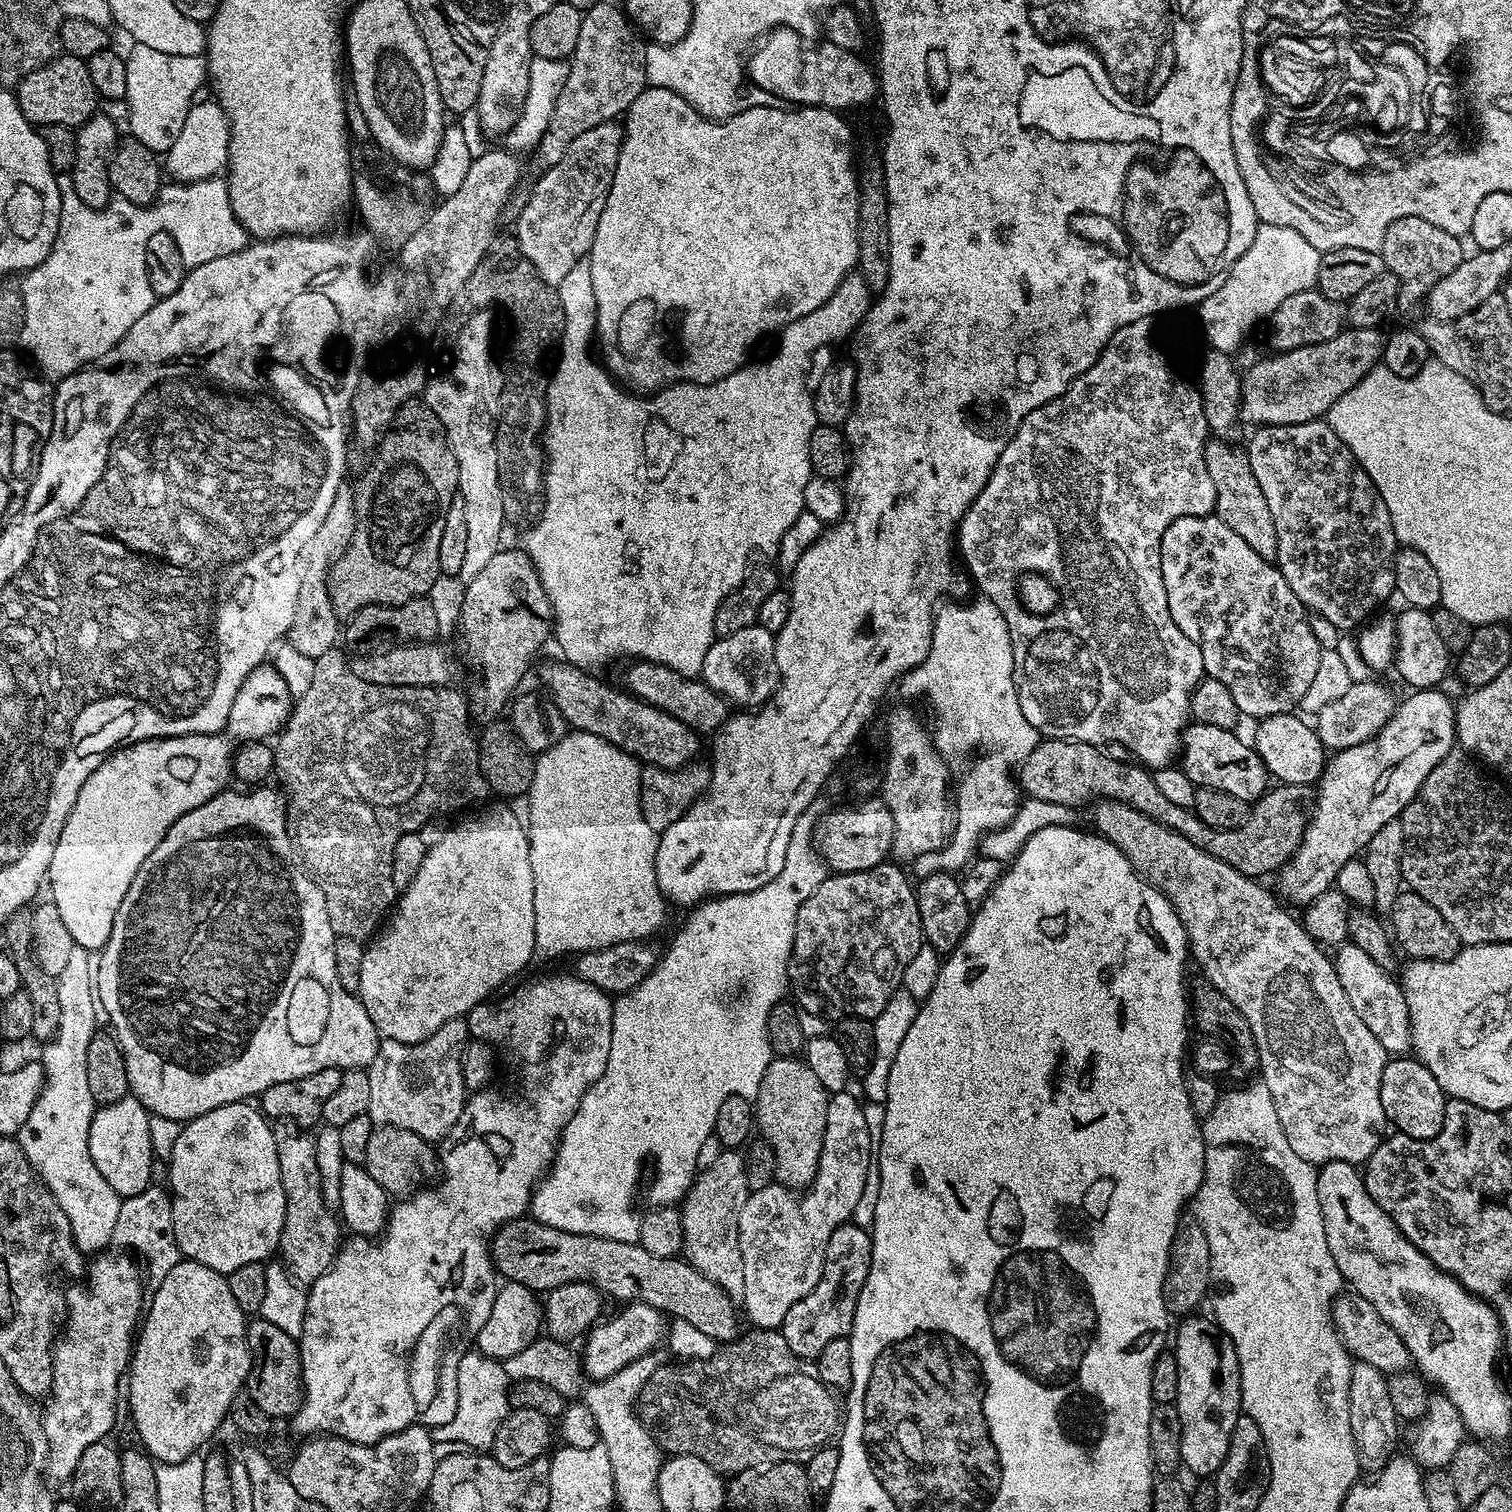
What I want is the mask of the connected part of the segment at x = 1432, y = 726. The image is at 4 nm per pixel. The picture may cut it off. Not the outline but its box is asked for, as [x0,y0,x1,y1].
[1279,688,1456,906]

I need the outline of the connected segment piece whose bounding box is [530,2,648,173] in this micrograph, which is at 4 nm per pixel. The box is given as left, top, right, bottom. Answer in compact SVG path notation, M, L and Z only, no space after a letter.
M598 2L583 13L582 30L578 30L578 42L570 57L566 86L562 86L554 114L550 114L550 122L530 158L537 173L558 166L558 162L566 158L566 150L570 150L571 144L586 134L586 130L623 117L648 84L645 41L627 15L617 5L616 8Z

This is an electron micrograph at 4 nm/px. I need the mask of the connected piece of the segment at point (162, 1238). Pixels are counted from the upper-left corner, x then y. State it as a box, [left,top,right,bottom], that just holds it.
[112,1186,182,1285]

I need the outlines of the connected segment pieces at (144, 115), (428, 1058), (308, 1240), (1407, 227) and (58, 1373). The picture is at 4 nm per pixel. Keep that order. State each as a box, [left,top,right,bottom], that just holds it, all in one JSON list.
[[126,44,208,154],[366,1018,469,1142],[276,1130,342,1286],[1379,216,1466,309],[42,1250,146,1482]]

